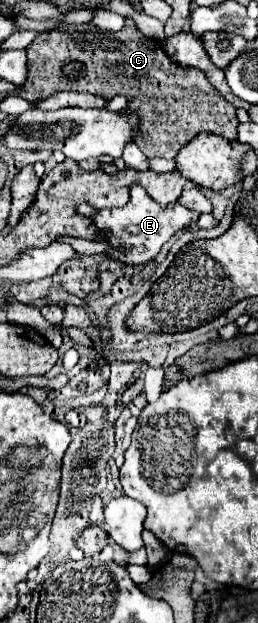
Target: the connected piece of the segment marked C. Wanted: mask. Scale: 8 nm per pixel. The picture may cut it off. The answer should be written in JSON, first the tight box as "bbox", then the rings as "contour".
{"bbox":[21,18,237,158],"contour":[[[131,18],[125,20],[125,26],[119,32],[101,32],[99,28],[53,28],[43,32],[33,44],[27,46],[27,58],[29,58],[29,80],[25,82],[21,96],[29,102],[45,100],[55,92],[61,90],[73,90],[73,92],[91,92],[101,94],[105,98],[113,98],[117,94],[125,94],[129,98],[129,104],[141,108],[145,112],[145,124],[149,124],[149,112],[161,112],[161,120],[157,124],[149,124],[149,136],[137,144],[141,152],[147,158],[175,158],[177,152],[189,144],[199,132],[219,134],[227,140],[237,138],[237,116],[235,106],[229,104],[197,68],[177,68],[165,56],[165,50],[161,44],[137,30]]]}

